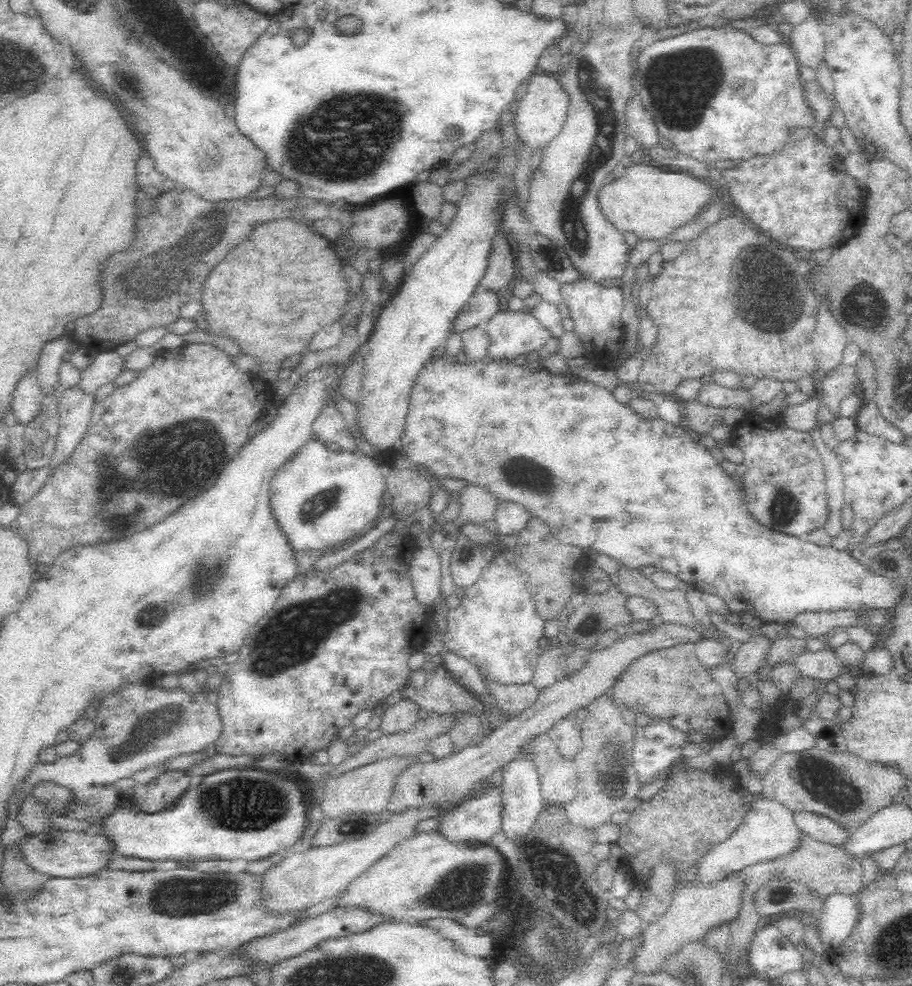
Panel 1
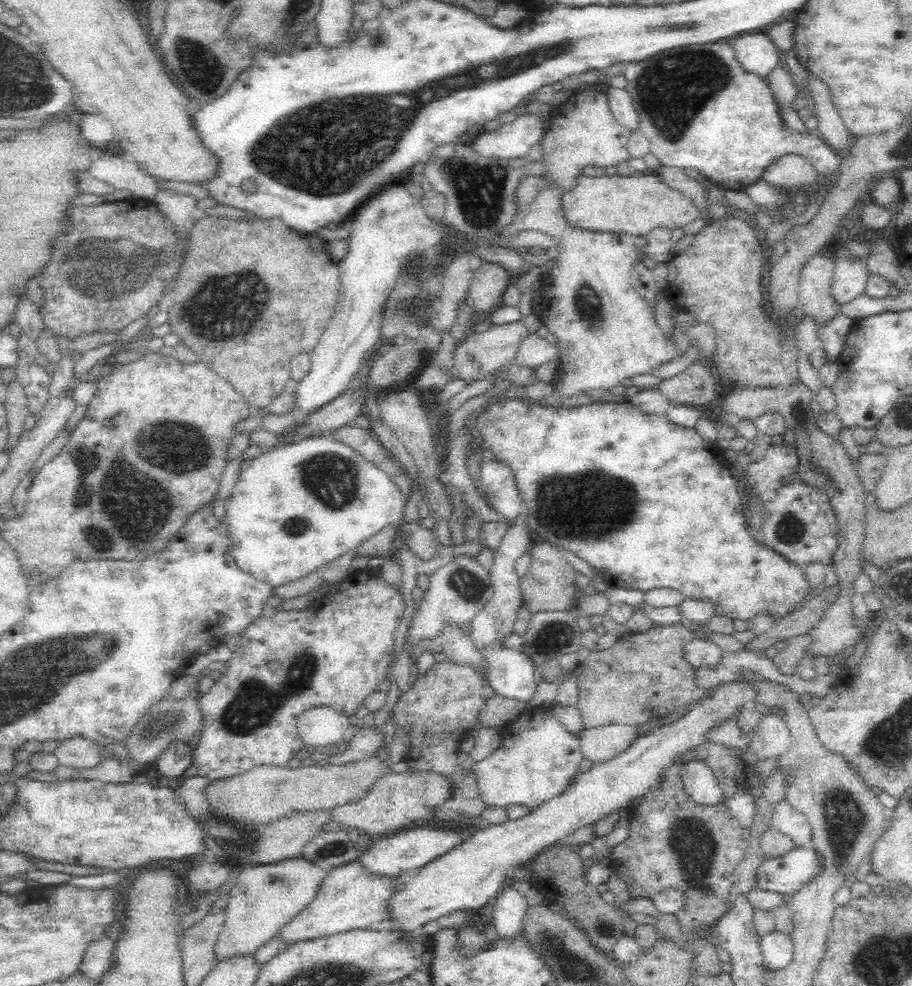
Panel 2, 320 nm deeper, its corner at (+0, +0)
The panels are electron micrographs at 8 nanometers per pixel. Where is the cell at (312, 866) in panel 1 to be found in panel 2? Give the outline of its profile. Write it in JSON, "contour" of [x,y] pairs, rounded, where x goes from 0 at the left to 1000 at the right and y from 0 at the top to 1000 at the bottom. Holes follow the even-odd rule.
{"contour":[[[332,868],[269,878],[243,914],[247,931],[236,959],[237,975],[279,967],[303,950],[309,940],[322,933],[352,906],[356,890],[368,879],[365,876],[349,876]]]}

